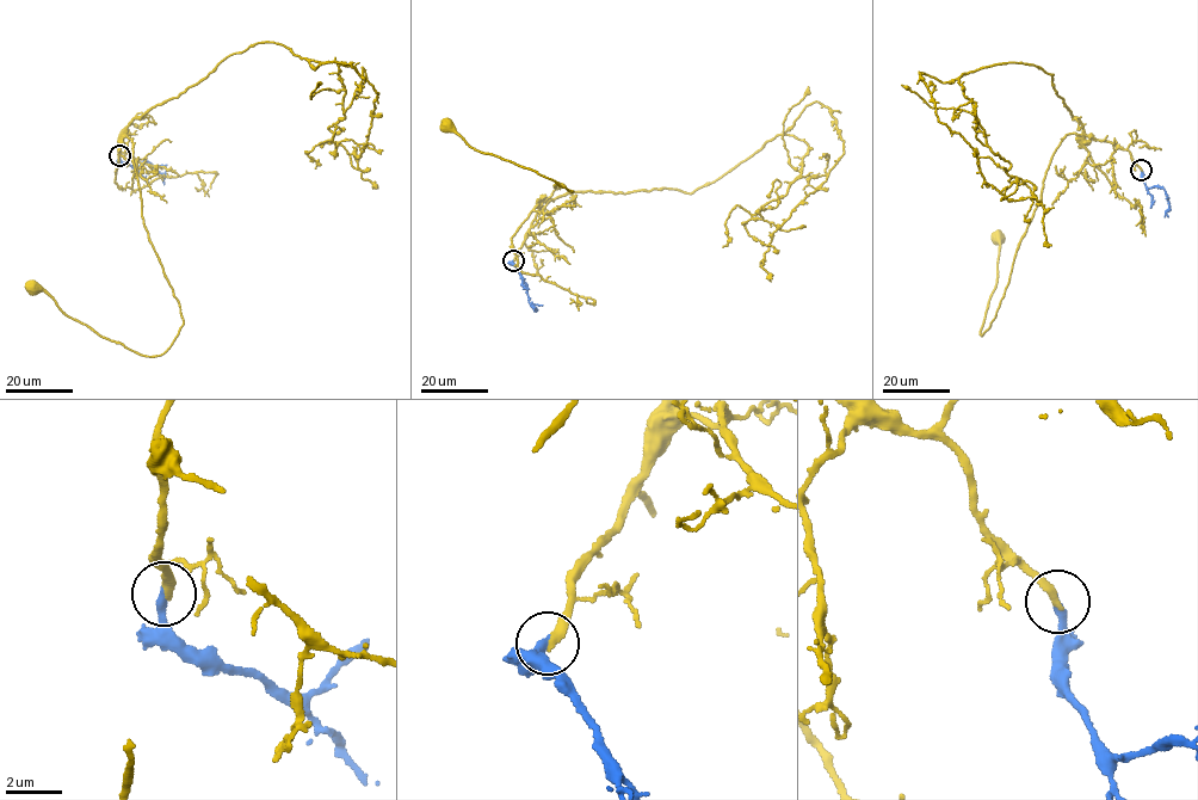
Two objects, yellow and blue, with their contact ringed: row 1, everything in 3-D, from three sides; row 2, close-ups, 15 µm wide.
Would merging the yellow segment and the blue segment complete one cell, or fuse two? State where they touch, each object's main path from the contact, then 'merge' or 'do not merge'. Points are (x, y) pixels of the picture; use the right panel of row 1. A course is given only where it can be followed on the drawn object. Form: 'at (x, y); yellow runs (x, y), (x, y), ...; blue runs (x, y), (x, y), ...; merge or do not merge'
at (1141, 170); yellow runs (1141, 170), (1129, 152), (1110, 142), (1075, 133), (1063, 139), (995, 317), (981, 336), (998, 278), (995, 239); blue runs (1141, 170), (1147, 188), (1163, 188), (1168, 216); merge

